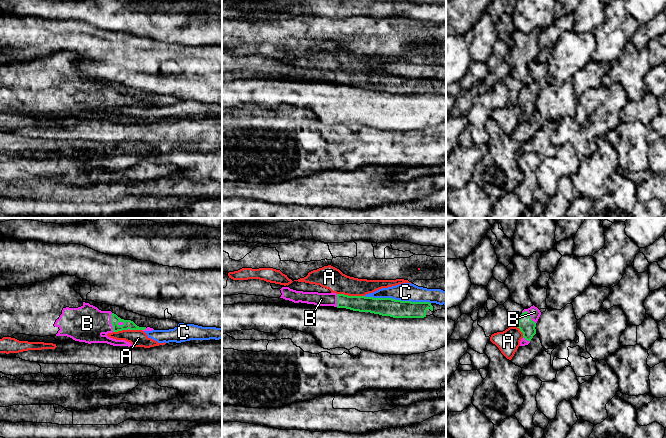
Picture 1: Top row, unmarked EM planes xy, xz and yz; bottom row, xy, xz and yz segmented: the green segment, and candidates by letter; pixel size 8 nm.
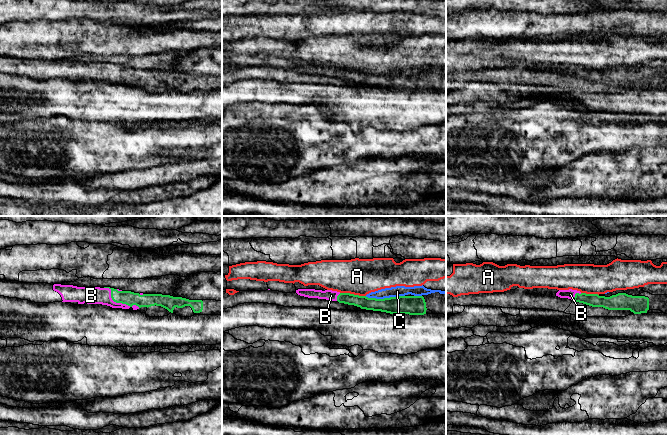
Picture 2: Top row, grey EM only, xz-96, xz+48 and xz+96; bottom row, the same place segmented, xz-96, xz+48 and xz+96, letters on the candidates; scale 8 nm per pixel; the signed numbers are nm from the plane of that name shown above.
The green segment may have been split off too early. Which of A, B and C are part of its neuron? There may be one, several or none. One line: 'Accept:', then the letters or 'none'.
Accept: B

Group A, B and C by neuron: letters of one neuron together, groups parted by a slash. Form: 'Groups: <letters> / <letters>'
Groups: A C / B

